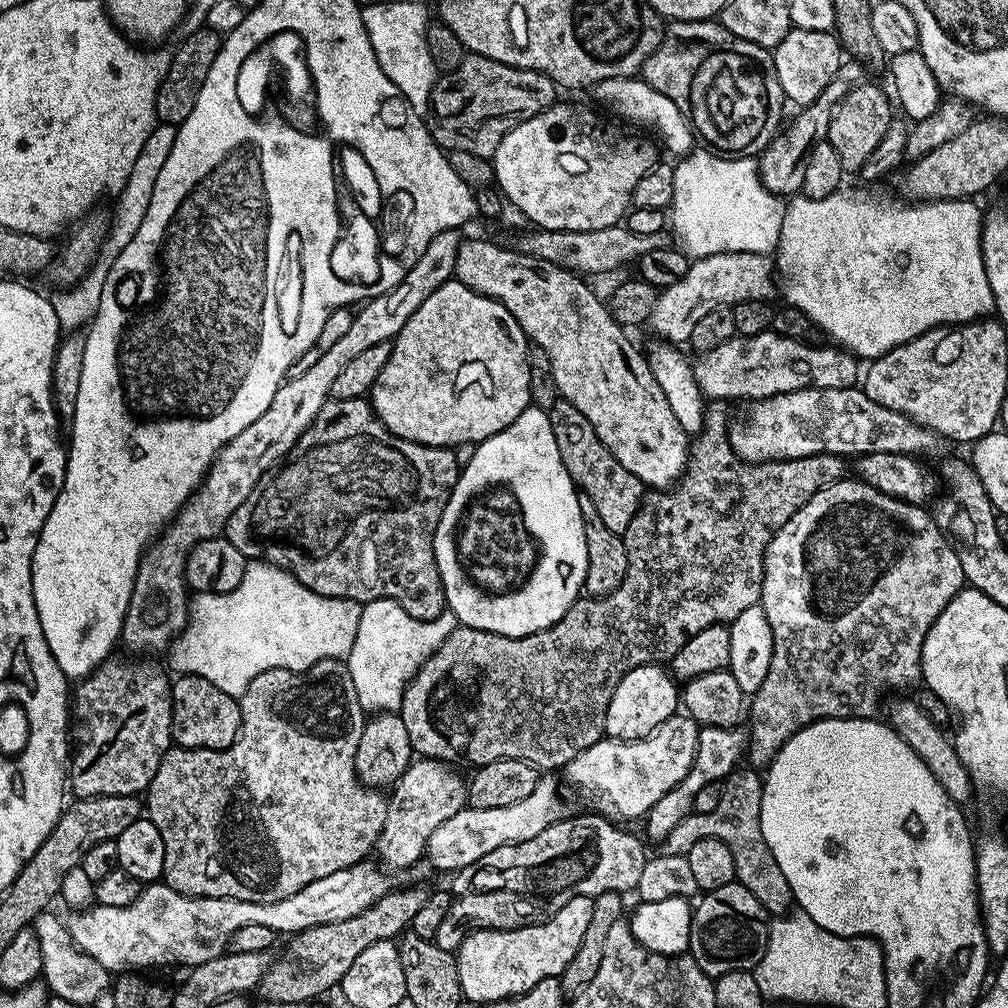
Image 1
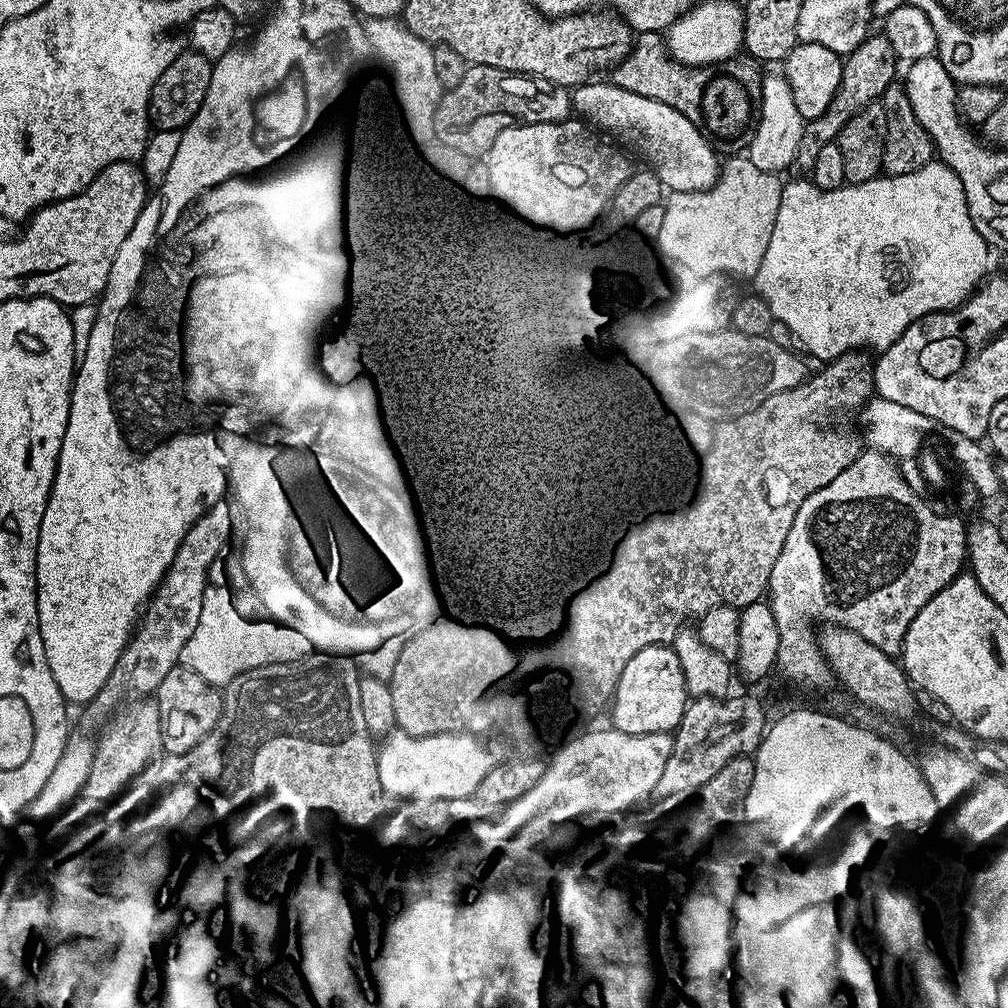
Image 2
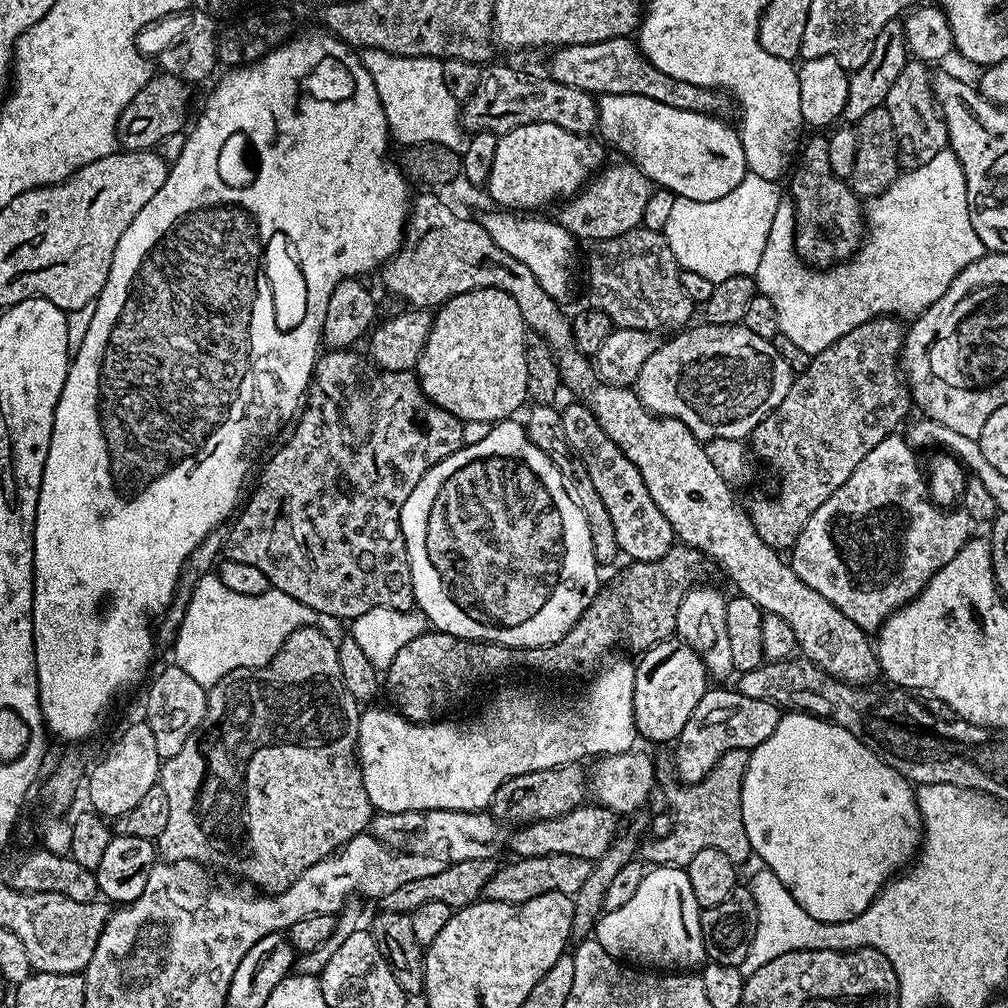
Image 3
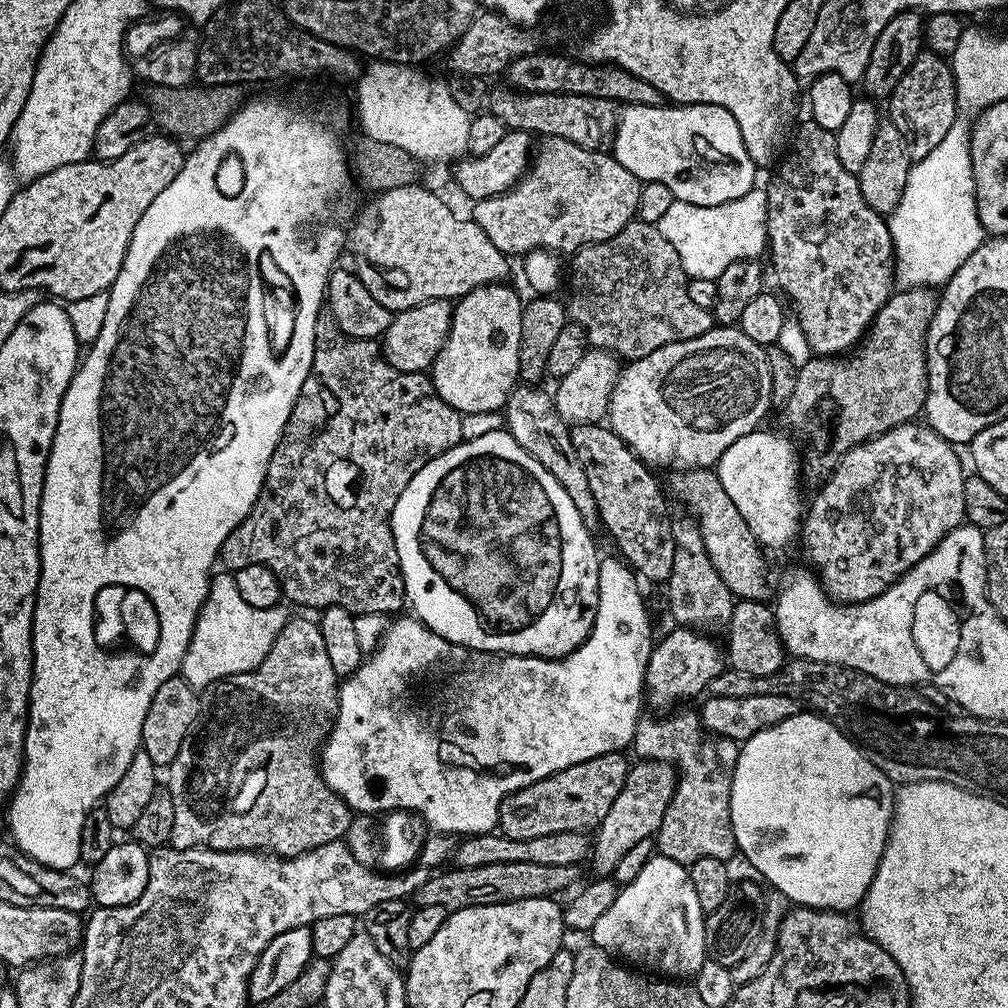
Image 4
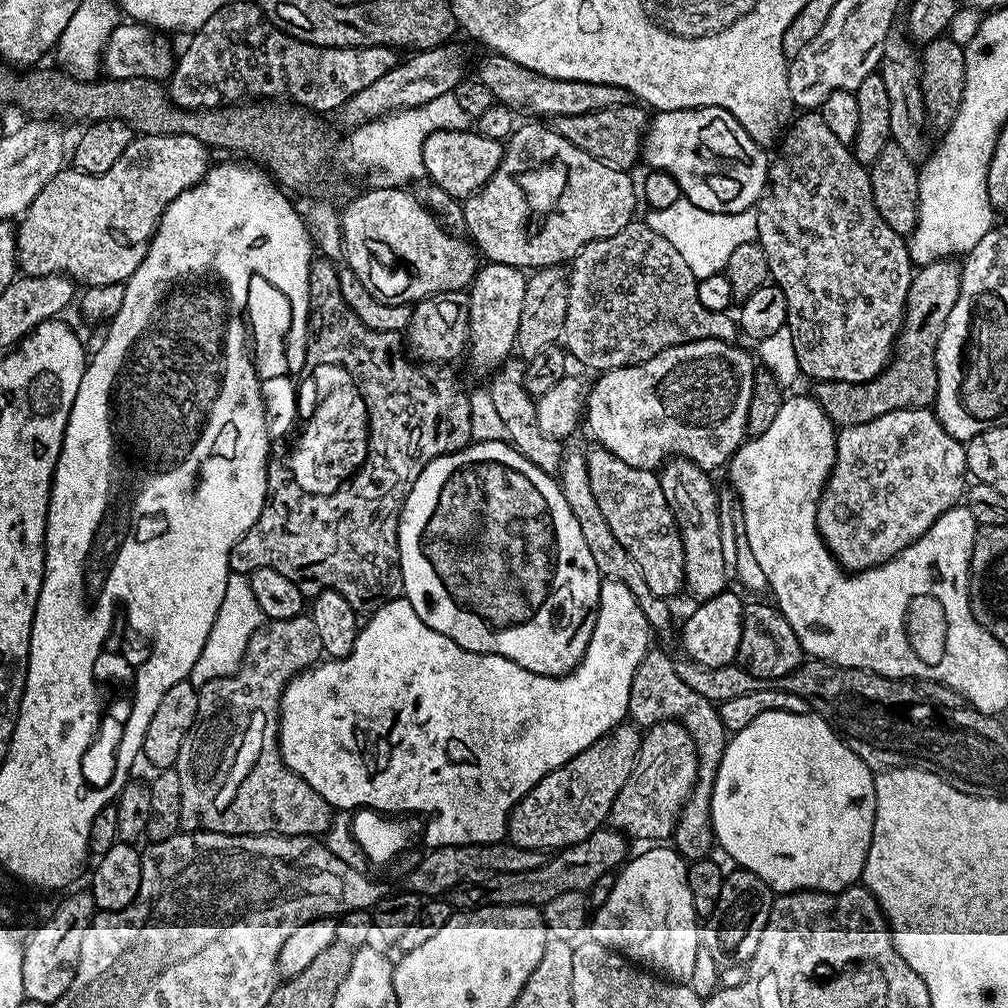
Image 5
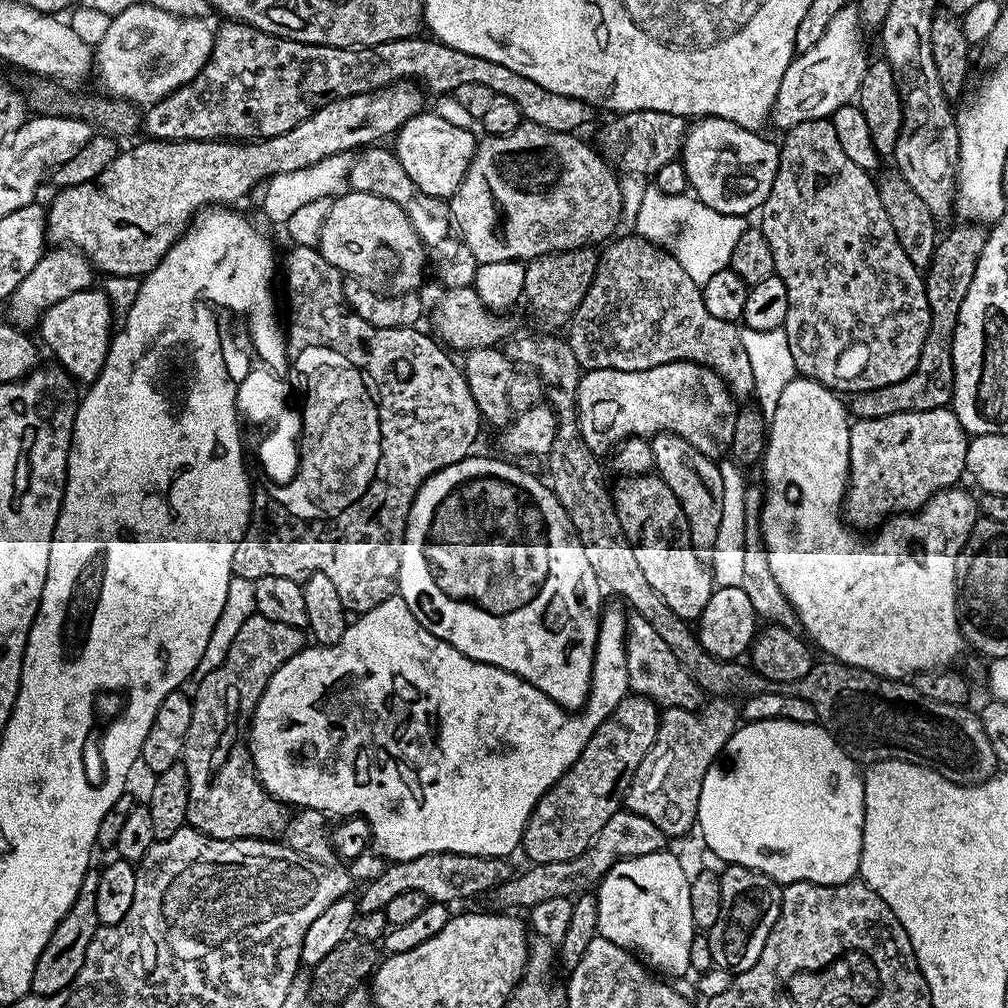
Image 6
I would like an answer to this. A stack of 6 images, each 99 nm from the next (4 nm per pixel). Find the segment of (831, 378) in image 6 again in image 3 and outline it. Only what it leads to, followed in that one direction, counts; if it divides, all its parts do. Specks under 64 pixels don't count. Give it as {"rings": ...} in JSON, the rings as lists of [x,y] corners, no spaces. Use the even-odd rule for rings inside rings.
{"rings":[[[812,134],[807,140],[808,137],[803,141],[790,172],[790,199],[796,211],[796,252],[805,264],[823,270],[855,256],[866,236],[866,216],[862,211],[861,197],[852,191],[851,183],[840,180],[834,170],[830,170],[830,158],[826,155],[827,139]]]}

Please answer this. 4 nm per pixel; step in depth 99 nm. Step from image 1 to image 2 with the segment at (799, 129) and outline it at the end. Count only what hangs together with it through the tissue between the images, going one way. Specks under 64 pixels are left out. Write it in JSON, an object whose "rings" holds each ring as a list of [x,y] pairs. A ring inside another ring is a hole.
{"rings":[[[883,34],[869,35],[868,39],[860,43],[859,48],[848,53],[844,60],[842,82],[840,89],[836,92],[836,97],[822,114],[818,114],[818,118],[805,123],[795,163],[797,169],[801,168],[804,171],[801,173],[811,173],[814,158],[818,158],[822,146],[837,143],[842,126],[846,126],[846,122],[850,122],[850,118],[854,118],[854,114],[858,114],[866,106],[877,103],[887,93],[888,87],[897,79],[896,66],[898,66],[898,59],[894,48],[890,46],[890,42]]]}

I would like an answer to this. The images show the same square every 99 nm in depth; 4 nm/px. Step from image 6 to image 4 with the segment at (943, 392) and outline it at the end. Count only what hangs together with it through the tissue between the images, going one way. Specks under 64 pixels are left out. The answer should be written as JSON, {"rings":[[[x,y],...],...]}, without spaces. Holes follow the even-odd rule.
{"rings":[[[905,288],[903,290],[893,291],[892,295],[888,297],[888,301],[882,306],[882,310],[878,310],[878,314],[872,320],[872,325],[862,341],[862,343],[845,358],[843,355],[839,356],[816,356],[813,359],[807,360],[805,364],[799,365],[796,374],[796,385],[794,386],[794,394],[790,394],[790,398],[784,405],[782,405],[782,412],[784,412],[784,420],[793,428],[791,431],[797,437],[801,436],[804,440],[820,440],[820,444],[824,448],[812,448],[806,452],[806,472],[812,476],[823,477],[825,474],[831,473],[832,469],[836,467],[838,458],[843,456],[845,452],[856,447],[858,444],[865,444],[867,440],[871,440],[873,436],[880,436],[884,432],[890,431],[891,428],[897,428],[900,424],[907,424],[915,421],[917,417],[924,411],[924,403],[926,402],[926,394],[928,393],[928,363],[926,362],[926,338],[930,330],[930,322],[936,313],[936,306],[938,303],[938,296],[931,288]]]}

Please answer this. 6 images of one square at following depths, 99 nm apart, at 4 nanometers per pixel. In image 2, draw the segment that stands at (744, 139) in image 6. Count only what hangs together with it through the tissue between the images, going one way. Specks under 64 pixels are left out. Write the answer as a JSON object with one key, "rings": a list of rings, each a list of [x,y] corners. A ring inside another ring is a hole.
{"rings":[[[585,82],[571,89],[573,109],[577,113],[584,112],[580,113],[583,119],[605,133],[616,132],[619,128],[641,128],[640,136],[648,140],[648,152],[652,155],[651,167],[665,189],[706,191],[720,179],[722,160],[708,145],[709,137],[692,124],[690,118],[654,98],[642,98],[642,94],[624,90],[611,82],[596,83]]]}

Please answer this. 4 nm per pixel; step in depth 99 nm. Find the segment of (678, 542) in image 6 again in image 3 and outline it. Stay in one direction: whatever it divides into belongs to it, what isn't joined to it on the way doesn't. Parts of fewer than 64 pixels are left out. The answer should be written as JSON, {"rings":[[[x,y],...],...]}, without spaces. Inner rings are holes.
{"rings":[[[583,402],[563,405],[560,408],[562,418],[562,434],[566,434],[566,442],[572,447],[572,454],[583,464],[586,474],[590,474],[590,482],[594,482],[594,490],[606,505],[610,518],[614,521],[614,534],[618,538],[621,553],[632,562],[649,564],[662,558],[674,546],[674,537],[670,522],[666,522],[666,514],[654,506],[654,498],[650,498],[650,490],[646,490],[646,482],[642,482],[642,474],[638,474],[638,466],[622,454],[622,450],[598,426],[594,414]]]}

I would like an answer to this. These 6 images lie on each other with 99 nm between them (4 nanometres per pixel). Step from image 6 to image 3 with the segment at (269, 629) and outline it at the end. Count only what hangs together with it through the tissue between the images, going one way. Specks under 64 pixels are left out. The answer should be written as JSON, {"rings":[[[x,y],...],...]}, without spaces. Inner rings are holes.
{"rings":[[[309,626],[307,628],[299,628],[294,630],[294,634],[290,634],[286,638],[286,642],[278,650],[278,654],[268,663],[261,668],[239,668],[230,674],[226,674],[222,678],[218,678],[218,682],[214,682],[212,687],[207,689],[208,701],[206,702],[206,714],[202,718],[200,725],[190,734],[190,738],[186,738],[186,742],[182,746],[182,750],[178,750],[178,754],[174,754],[169,760],[163,761],[163,776],[162,785],[166,790],[166,795],[170,800],[170,816],[167,819],[166,830],[164,830],[158,839],[158,852],[165,861],[171,862],[173,860],[193,860],[196,864],[203,864],[209,869],[217,870],[221,868],[224,872],[229,872],[232,876],[241,876],[244,881],[249,885],[255,886],[261,893],[275,894],[287,890],[298,877],[304,873],[310,866],[314,866],[319,860],[324,860],[326,857],[337,852],[346,842],[350,842],[350,838],[361,835],[367,829],[368,824],[371,822],[374,809],[370,798],[366,794],[366,786],[360,777],[360,765],[358,763],[358,749],[356,747],[356,739],[358,738],[358,726],[360,725],[360,713],[362,711],[361,705],[350,694],[350,690],[346,690],[346,682],[342,682],[342,670],[338,667],[338,654],[336,653],[337,641],[331,640],[324,632],[319,632],[319,627]]]}

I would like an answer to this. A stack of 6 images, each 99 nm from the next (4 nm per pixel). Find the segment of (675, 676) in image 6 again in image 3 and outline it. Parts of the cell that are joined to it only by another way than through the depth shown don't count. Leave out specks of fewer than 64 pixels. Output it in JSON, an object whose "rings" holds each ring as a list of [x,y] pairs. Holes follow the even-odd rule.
{"rings":[[[747,748],[726,750],[706,778],[696,784],[670,789],[667,807],[673,818],[673,830],[661,840],[645,839],[645,844],[643,841],[639,845],[639,855],[652,866],[687,869],[690,858],[694,858],[698,850],[713,848],[722,850],[732,864],[743,865],[743,860],[753,855],[746,838],[746,826],[742,822],[742,782],[748,769],[749,755]]]}

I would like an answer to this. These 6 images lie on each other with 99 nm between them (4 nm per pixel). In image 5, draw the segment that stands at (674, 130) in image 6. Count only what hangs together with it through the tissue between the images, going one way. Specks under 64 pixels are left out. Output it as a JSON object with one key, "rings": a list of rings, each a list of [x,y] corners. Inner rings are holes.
{"rings":[[[629,102],[619,104],[616,108],[603,108],[590,114],[554,116],[551,117],[550,127],[562,138],[566,138],[566,142],[578,146],[578,150],[586,150],[590,158],[598,158],[607,164],[615,164],[617,168],[632,170],[636,160],[638,164],[641,159],[642,145],[649,123],[649,113],[643,107]]]}

